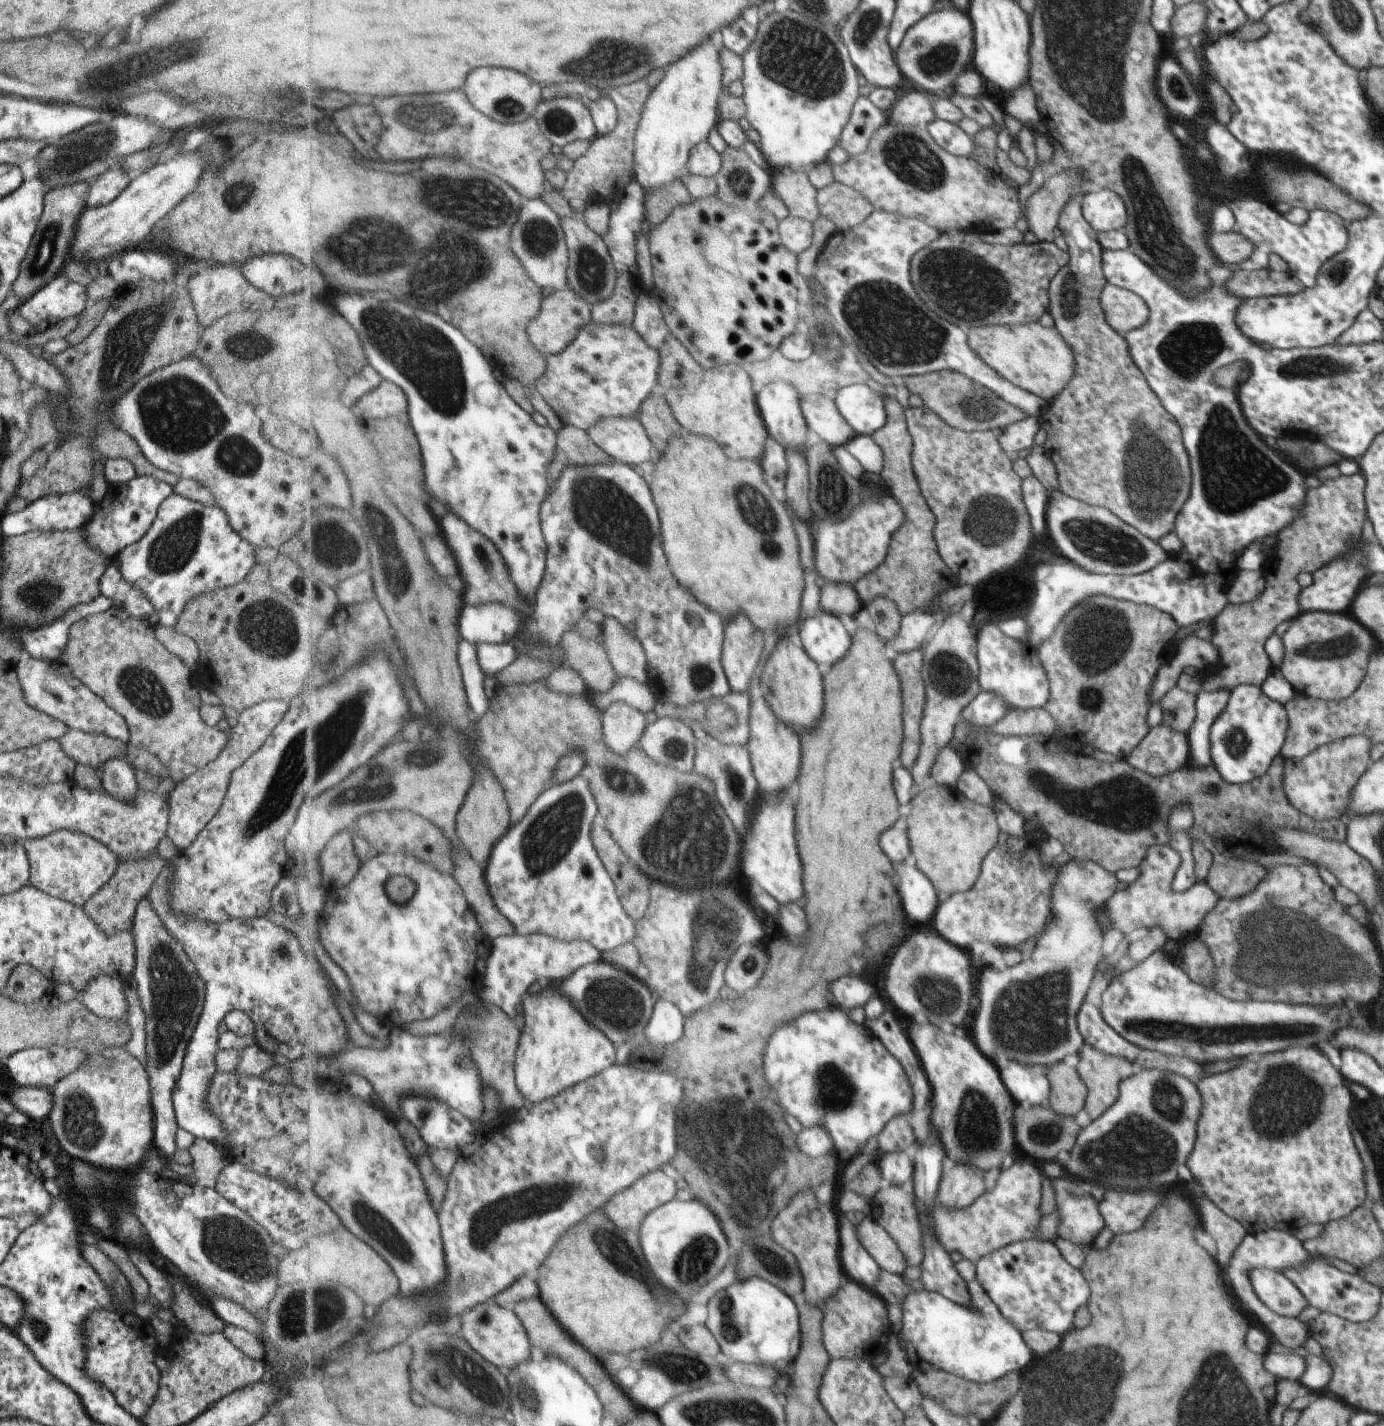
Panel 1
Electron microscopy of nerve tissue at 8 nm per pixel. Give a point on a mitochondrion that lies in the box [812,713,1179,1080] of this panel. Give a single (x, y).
(1034, 1018)

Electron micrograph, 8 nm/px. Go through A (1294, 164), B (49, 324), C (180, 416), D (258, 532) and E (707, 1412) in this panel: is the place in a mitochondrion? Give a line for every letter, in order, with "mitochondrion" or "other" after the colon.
A: other
B: other
C: mitochondrion
D: other
E: mitochondrion

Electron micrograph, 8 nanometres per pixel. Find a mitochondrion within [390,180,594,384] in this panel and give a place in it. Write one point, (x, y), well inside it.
(538, 236)

